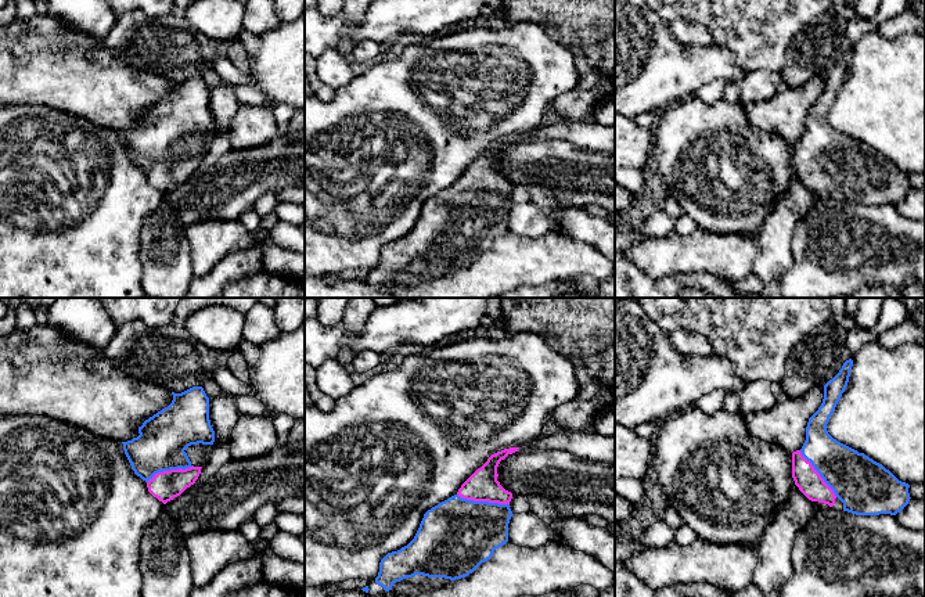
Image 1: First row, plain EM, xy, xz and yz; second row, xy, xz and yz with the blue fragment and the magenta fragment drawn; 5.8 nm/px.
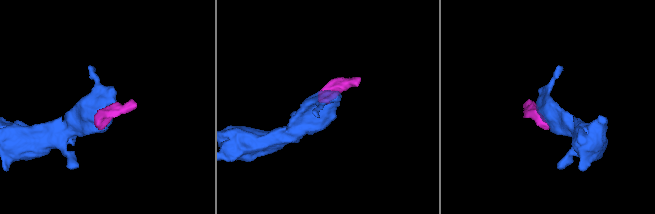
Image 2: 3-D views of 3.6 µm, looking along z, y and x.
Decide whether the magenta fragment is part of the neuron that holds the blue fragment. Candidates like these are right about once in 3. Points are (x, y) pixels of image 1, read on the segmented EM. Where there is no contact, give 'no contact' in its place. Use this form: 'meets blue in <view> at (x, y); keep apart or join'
meets blue in xz at (483, 502); join

